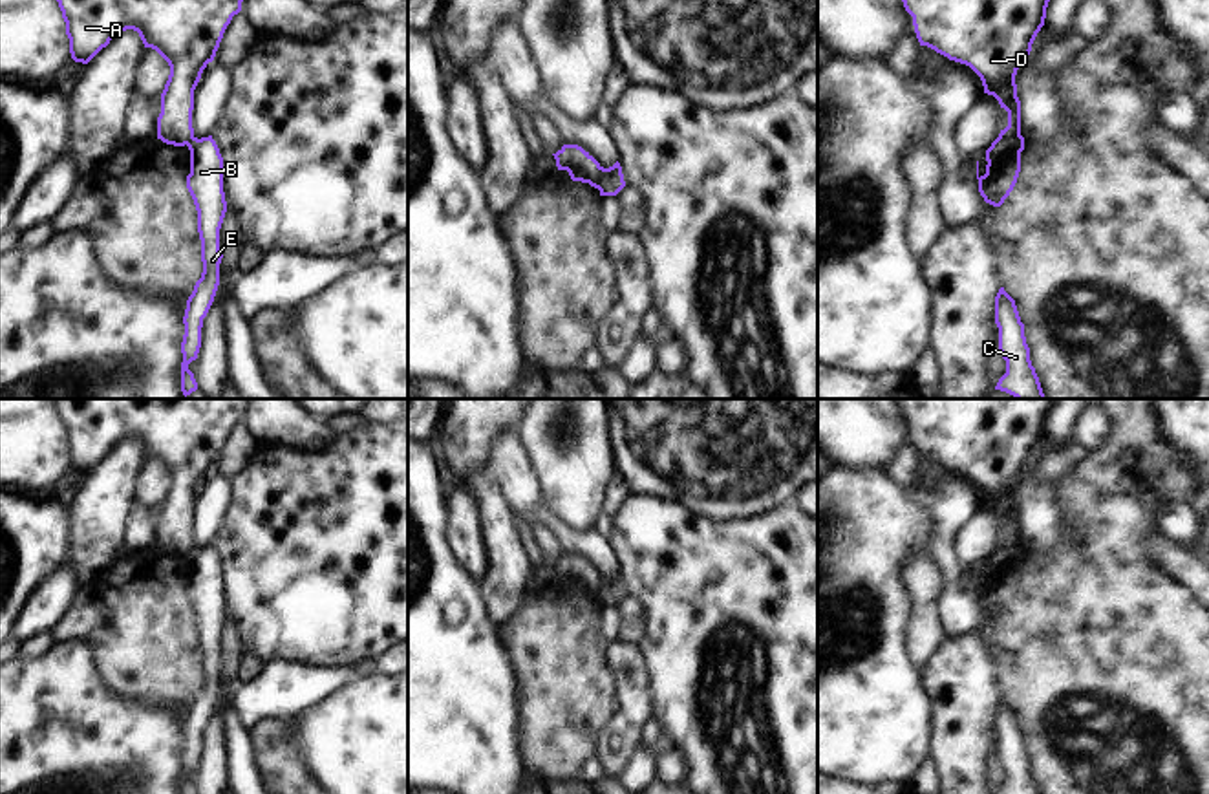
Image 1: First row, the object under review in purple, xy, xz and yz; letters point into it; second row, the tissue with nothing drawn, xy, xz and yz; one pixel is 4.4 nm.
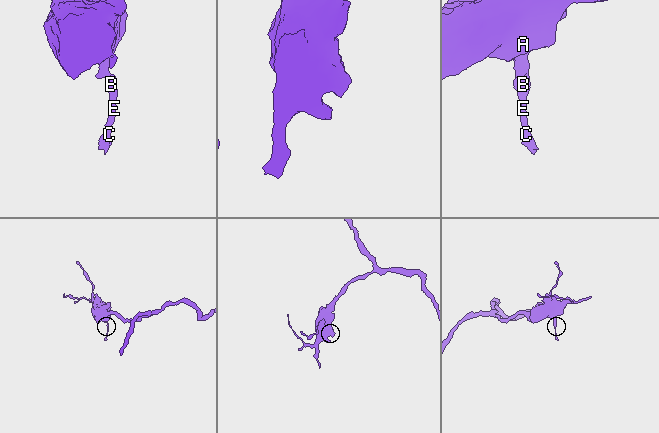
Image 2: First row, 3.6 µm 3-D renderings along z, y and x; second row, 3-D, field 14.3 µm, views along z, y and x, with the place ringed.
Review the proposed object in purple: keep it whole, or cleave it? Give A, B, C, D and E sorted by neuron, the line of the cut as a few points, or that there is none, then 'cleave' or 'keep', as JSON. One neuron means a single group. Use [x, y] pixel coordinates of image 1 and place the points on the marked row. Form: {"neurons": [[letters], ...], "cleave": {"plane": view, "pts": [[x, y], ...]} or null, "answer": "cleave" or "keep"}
{"neurons": [["A", "D"], ["B", "C", "E"]], "cleave": {"plane": "yz", "pts": [[1019, 132], [997, 139]]}, "answer": "cleave"}

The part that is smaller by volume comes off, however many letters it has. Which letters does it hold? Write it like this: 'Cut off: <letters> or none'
Cut off: B, C, E

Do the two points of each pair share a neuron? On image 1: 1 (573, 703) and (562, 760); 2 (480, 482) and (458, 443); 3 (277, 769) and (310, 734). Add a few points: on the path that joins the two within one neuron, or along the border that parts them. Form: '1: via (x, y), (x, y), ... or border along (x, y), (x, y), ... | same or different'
1: via (562, 718), (562, 745) | same
2: border along (485, 471), (472, 476), (463, 487) | different
3: border along (282, 721), (286, 740), (310, 774) | different

